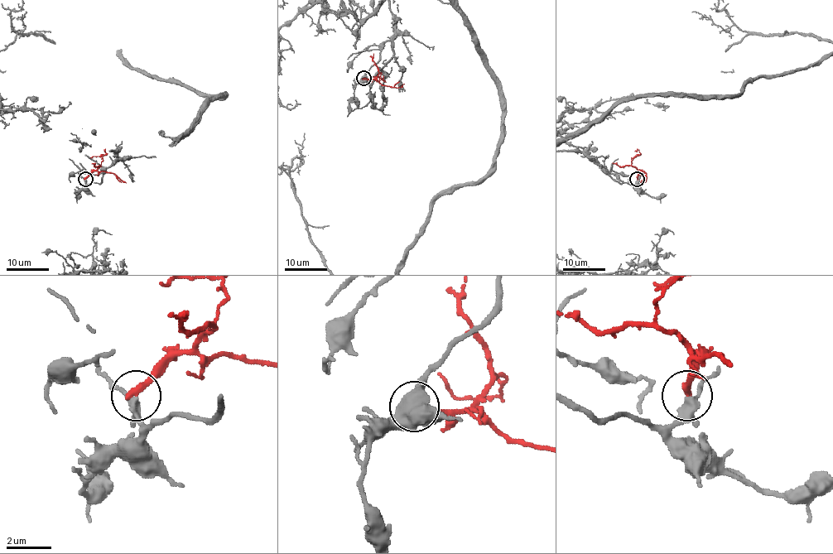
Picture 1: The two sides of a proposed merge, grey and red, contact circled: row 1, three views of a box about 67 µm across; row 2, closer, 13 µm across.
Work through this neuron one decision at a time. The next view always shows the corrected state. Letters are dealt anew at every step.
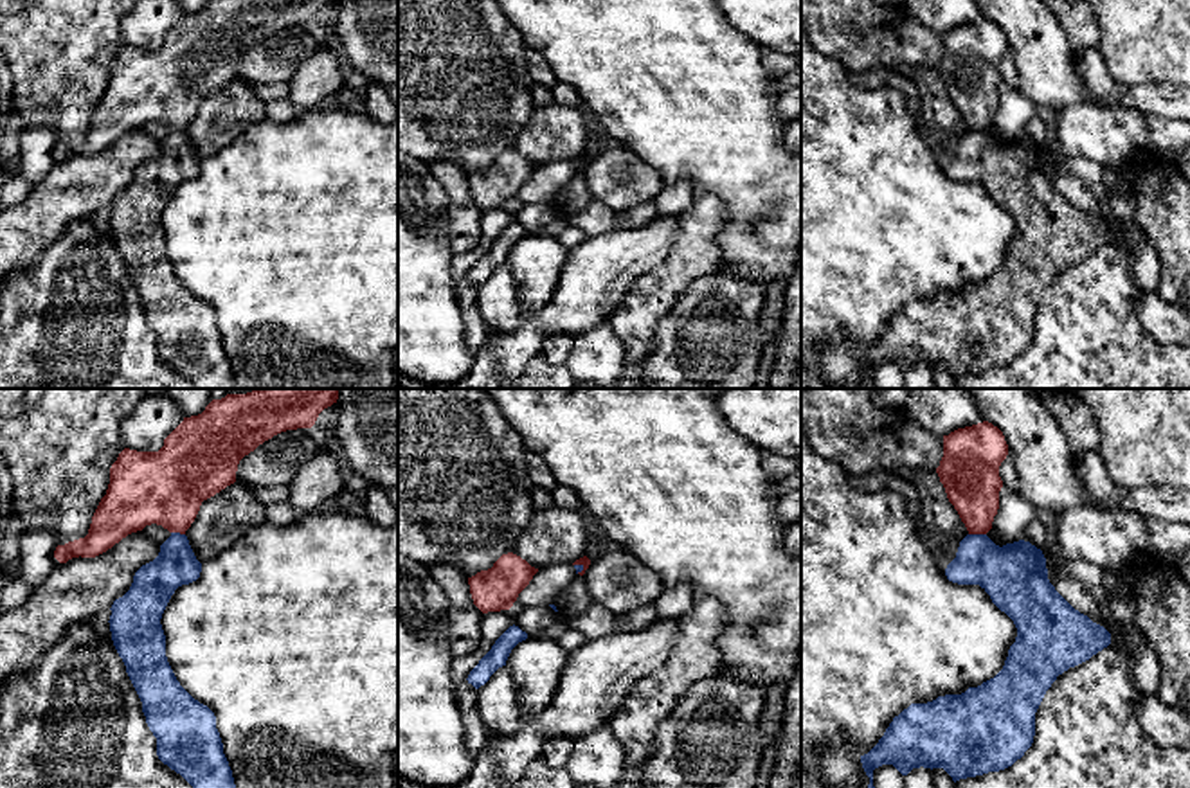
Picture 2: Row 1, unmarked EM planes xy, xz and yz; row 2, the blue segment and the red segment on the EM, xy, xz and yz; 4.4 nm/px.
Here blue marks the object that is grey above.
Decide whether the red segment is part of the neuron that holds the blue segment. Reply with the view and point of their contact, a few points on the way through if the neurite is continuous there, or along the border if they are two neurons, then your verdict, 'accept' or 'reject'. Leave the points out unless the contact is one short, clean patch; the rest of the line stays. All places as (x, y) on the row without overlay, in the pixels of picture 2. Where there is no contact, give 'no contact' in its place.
yz (978, 132) | along yz (969, 130), (985, 132) | reject

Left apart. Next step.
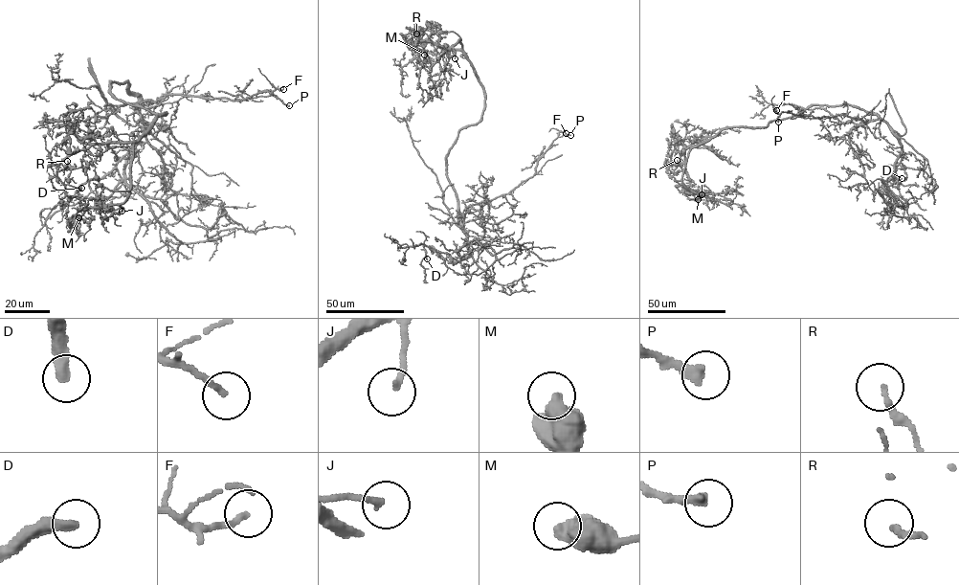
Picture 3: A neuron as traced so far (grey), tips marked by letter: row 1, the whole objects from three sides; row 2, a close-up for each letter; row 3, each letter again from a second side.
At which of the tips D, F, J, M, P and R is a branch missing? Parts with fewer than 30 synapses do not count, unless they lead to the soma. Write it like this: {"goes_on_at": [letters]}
{"goes_on_at": ["D", "J"]}

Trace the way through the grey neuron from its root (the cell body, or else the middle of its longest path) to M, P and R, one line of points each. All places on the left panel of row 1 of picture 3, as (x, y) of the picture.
M: (111, 82), (110, 92), (120, 101), (165, 113), (133, 145), (129, 195), (122, 203), (79, 210), (78, 217)
P: (111, 82), (126, 81), (128, 89), (138, 97), (136, 107), (169, 95), (242, 101), (266, 92), (289, 105)
R: (111, 82), (110, 92), (120, 101), (165, 113), (138, 140), (92, 144), (55, 168), (68, 168), (67, 161)

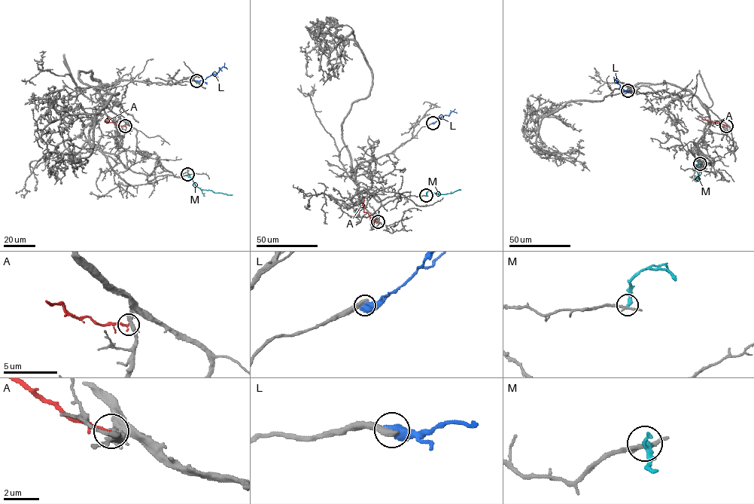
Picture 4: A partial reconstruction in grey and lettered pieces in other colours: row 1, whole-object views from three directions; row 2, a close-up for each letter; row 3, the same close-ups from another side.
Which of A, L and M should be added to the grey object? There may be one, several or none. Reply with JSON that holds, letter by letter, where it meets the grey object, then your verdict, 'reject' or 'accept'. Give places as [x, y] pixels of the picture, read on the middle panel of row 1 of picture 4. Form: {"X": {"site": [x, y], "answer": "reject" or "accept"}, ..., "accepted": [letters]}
{"A": {"site": [378, 221], "answer": "reject"}, "L": {"site": [433, 123], "answer": "reject"}, "M": {"site": [426, 195], "answer": "accept"}, "accepted": ["M"]}

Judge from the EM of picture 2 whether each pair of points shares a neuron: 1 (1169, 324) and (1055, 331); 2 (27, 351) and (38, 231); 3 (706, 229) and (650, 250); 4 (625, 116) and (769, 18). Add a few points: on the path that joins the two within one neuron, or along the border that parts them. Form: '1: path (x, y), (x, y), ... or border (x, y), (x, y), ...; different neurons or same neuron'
1: border (1138, 290), (1140, 324), (1171, 344); different neurons
2: border (63, 232), (33, 263), (18, 272); different neurons
3: border (679, 218), (668, 254), (645, 272); different neurons
4: border (726, 18), (762, 47); different neurons

